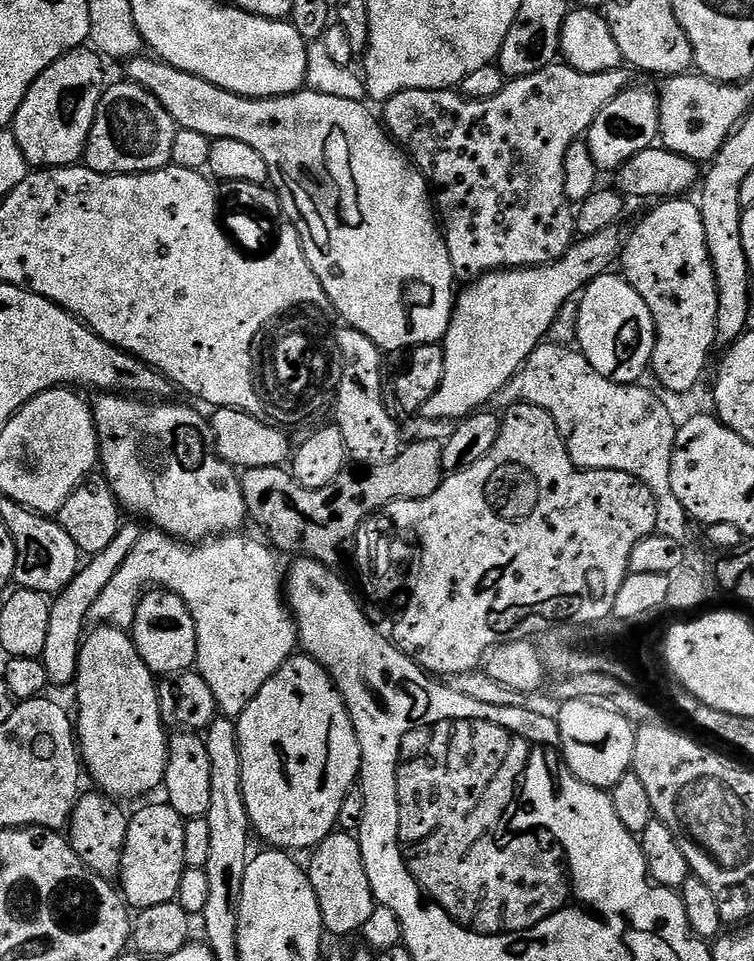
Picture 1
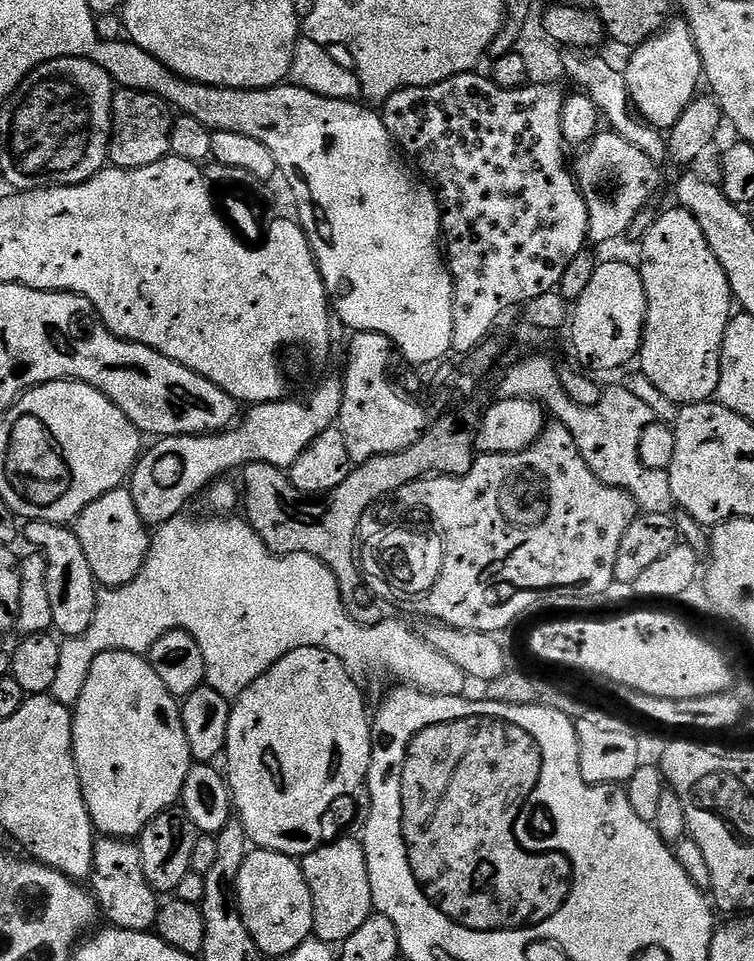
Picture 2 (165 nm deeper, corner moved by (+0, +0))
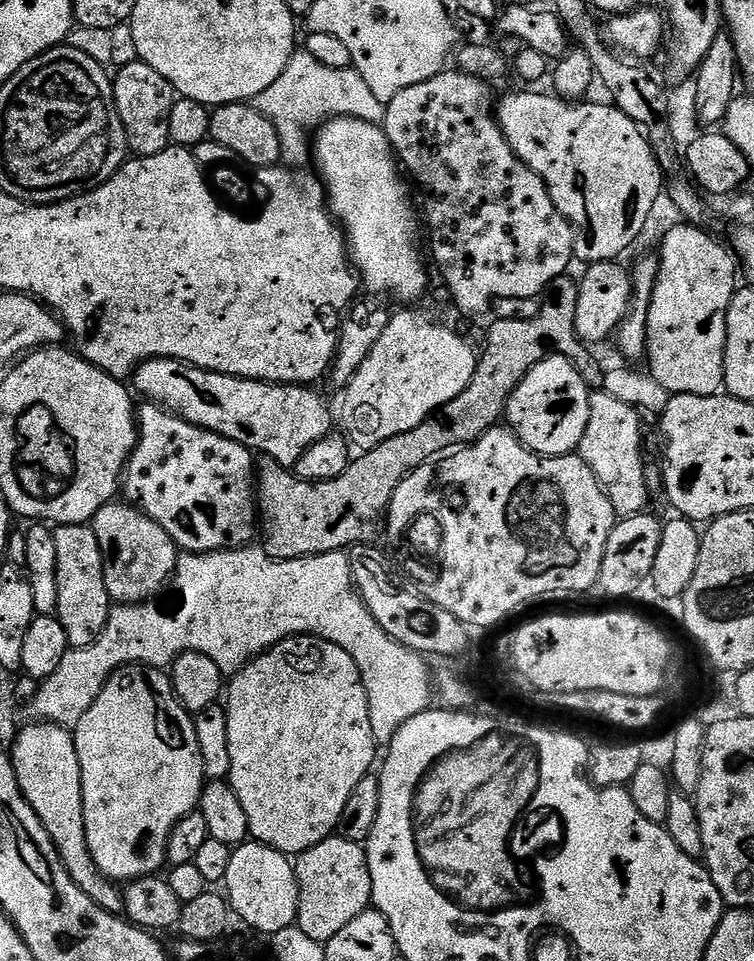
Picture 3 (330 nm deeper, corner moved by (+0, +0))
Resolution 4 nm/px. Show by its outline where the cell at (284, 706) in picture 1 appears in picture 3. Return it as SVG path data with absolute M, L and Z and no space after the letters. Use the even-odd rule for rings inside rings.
M292 636L251 660L226 684L230 726L230 774L234 794L246 810L251 839L285 854L318 846L337 831L354 786L373 771L378 745L370 726L366 686L354 658L317 636Z

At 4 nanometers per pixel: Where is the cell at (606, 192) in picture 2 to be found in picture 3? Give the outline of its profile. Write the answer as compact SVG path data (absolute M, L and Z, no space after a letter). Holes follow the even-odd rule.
M540 90L524 91L528 92L516 92L501 104L499 101L495 109L506 142L510 142L514 154L518 154L518 158L542 178L554 206L570 222L575 259L584 260L585 265L603 260L615 261L643 234L648 215L662 200L666 181L656 151L650 146L643 130L611 103L569 102L555 94L543 96L536 92Z

